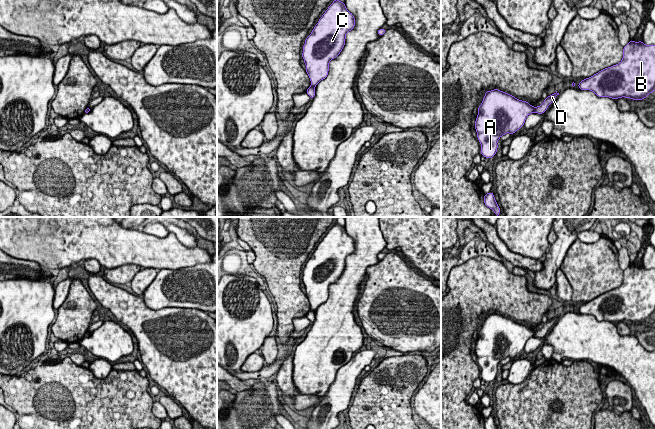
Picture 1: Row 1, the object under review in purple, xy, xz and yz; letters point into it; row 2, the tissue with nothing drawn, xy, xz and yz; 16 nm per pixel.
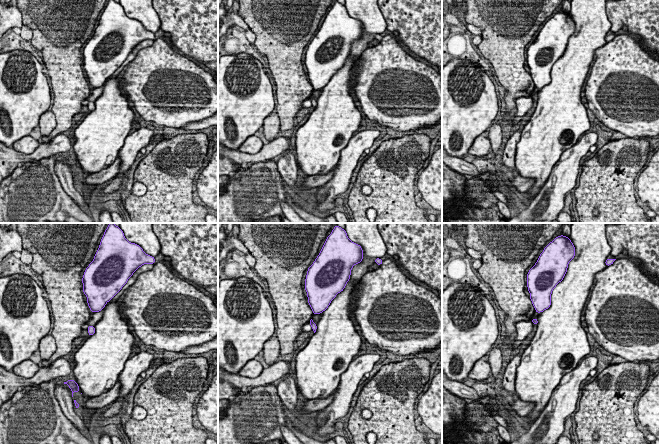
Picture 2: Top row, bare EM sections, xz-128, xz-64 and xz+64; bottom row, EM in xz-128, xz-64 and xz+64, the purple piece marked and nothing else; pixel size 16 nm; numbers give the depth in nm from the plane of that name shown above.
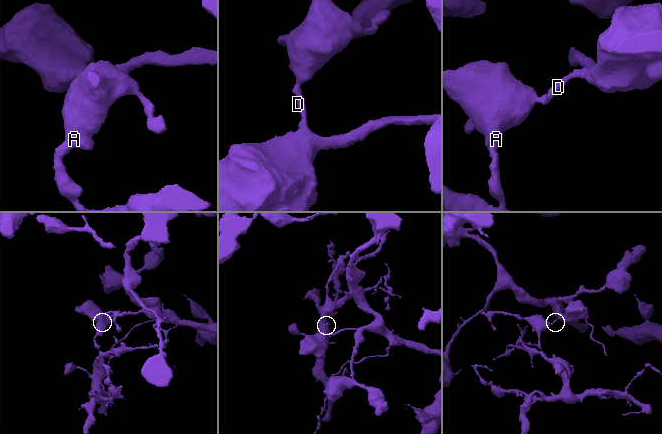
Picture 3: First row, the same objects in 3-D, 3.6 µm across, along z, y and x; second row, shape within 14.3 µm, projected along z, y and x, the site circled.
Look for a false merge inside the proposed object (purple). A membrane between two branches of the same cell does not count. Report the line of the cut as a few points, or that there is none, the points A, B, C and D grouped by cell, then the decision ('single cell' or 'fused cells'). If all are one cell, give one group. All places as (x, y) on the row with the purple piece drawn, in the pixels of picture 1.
cut xz (311, 85), (314, 87); groups A C / B D; fused cells

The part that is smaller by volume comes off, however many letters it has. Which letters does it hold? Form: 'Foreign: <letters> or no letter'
Foreign: A, C

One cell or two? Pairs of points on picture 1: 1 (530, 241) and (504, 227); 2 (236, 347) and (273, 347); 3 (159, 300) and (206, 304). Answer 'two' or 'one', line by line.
1: one
2: two
3: one

